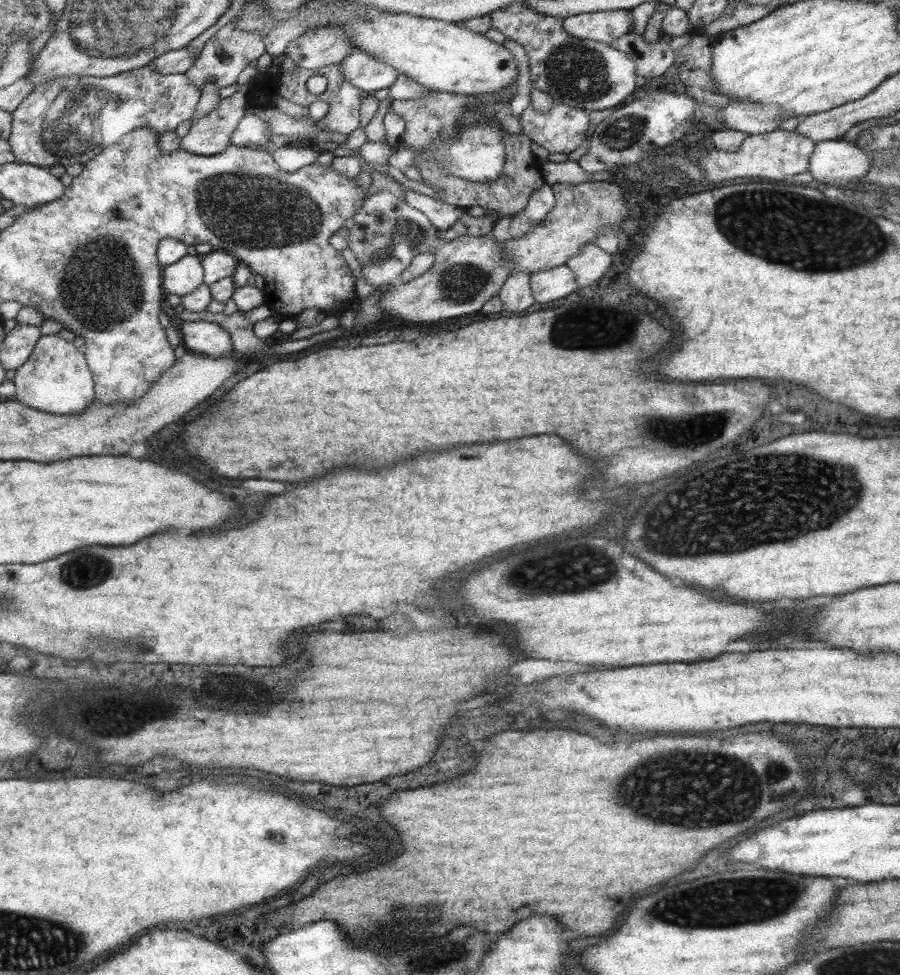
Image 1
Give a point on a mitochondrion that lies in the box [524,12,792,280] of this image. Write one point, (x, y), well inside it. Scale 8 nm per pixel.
(570, 70)

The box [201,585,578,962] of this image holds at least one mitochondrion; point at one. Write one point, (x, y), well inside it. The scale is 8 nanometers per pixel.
(388, 932)

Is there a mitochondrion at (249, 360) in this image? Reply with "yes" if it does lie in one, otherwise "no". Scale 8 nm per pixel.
no

